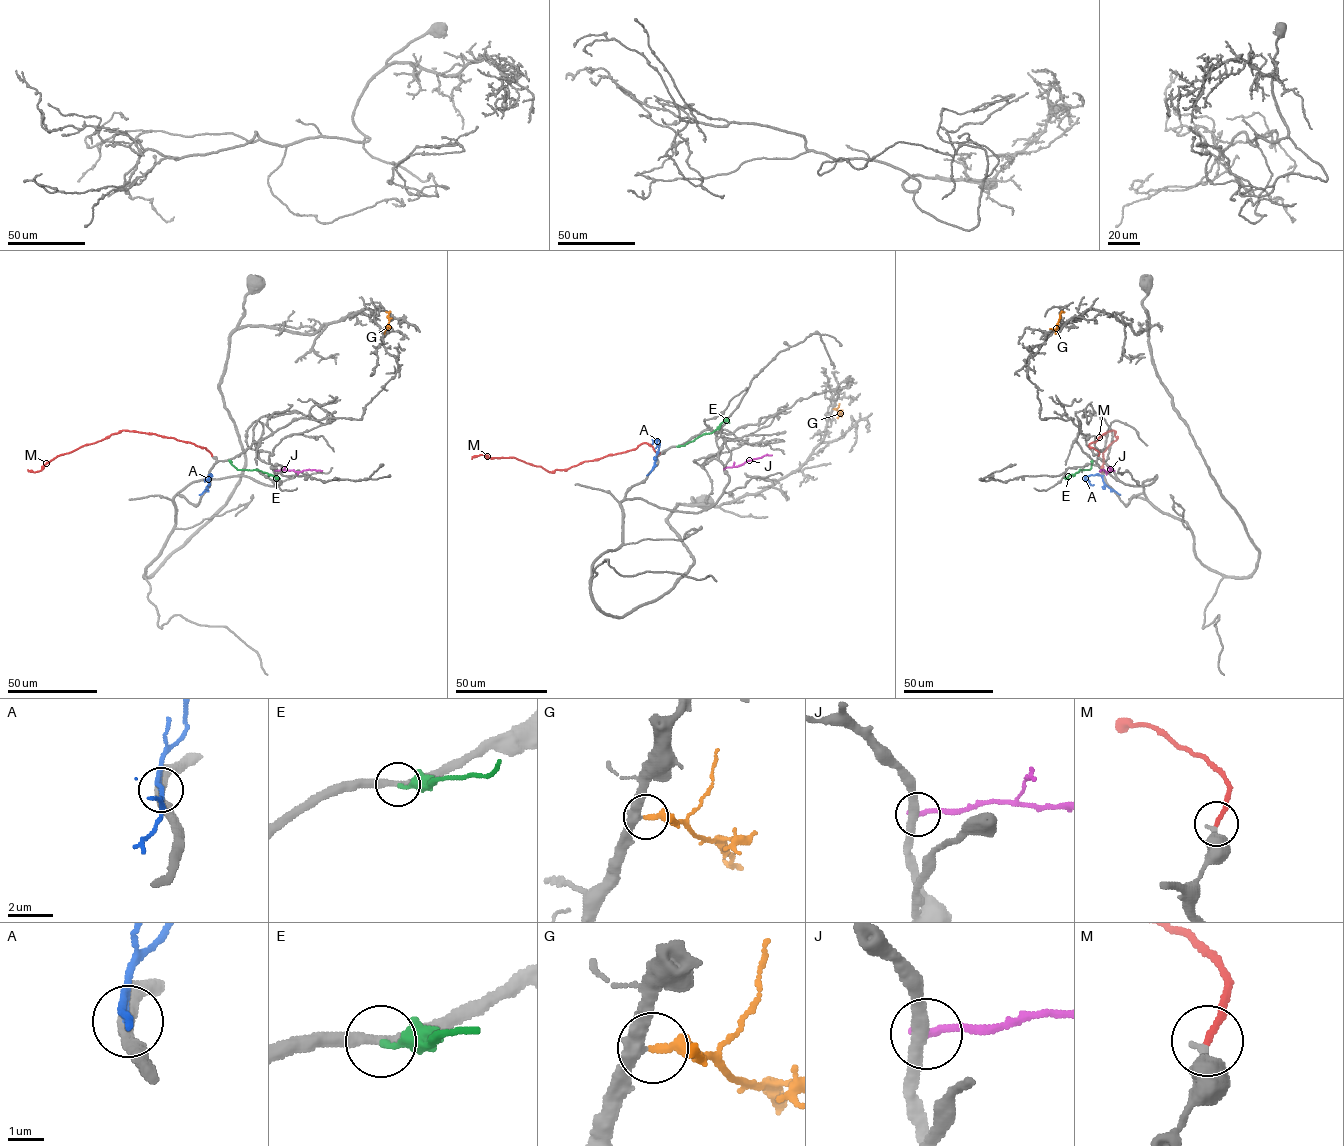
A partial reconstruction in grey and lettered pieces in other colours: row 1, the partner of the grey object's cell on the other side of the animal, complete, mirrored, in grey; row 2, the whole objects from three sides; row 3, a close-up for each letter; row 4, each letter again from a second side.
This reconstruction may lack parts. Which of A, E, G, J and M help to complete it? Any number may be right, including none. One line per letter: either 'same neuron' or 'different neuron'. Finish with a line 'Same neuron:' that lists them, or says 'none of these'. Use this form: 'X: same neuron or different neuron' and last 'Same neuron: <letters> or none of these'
A: different neuron
E: different neuron
G: same neuron
J: different neuron
M: same neuron
Same neuron: G, M

